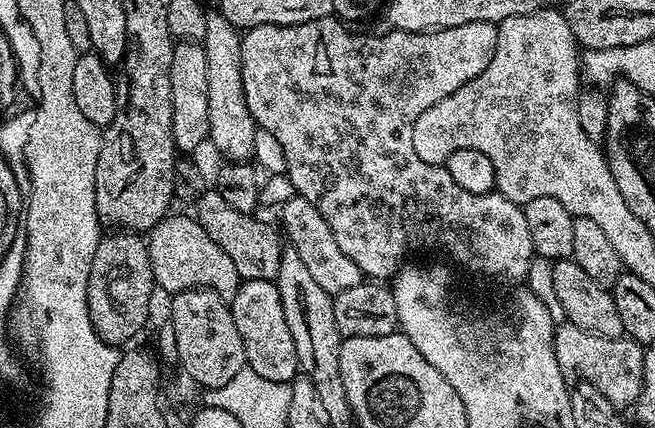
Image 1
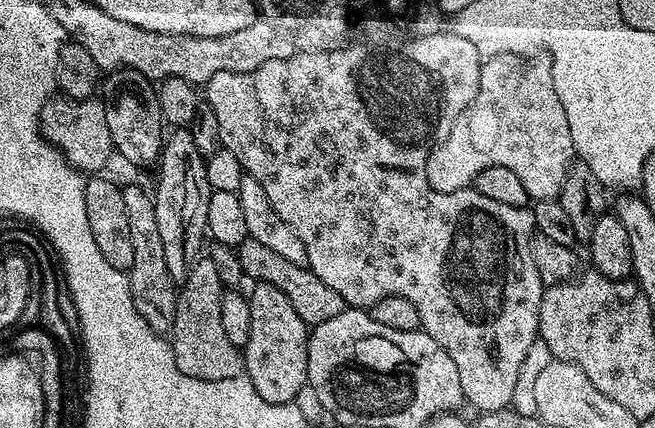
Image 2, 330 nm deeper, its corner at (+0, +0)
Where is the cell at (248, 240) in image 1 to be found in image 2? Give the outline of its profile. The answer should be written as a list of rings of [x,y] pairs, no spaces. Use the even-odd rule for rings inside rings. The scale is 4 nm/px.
[[[245,239],[238,245],[238,251],[241,270],[252,279],[252,282],[269,284],[282,290],[282,294],[290,298],[290,306],[298,310],[298,318],[302,318],[304,324],[315,326],[330,318],[338,318],[338,314],[344,312],[346,305],[342,294],[338,294],[334,286],[326,286],[326,282],[322,282],[322,278],[318,278],[318,274],[314,274],[311,268],[281,258],[276,251],[269,250],[263,242]]]

